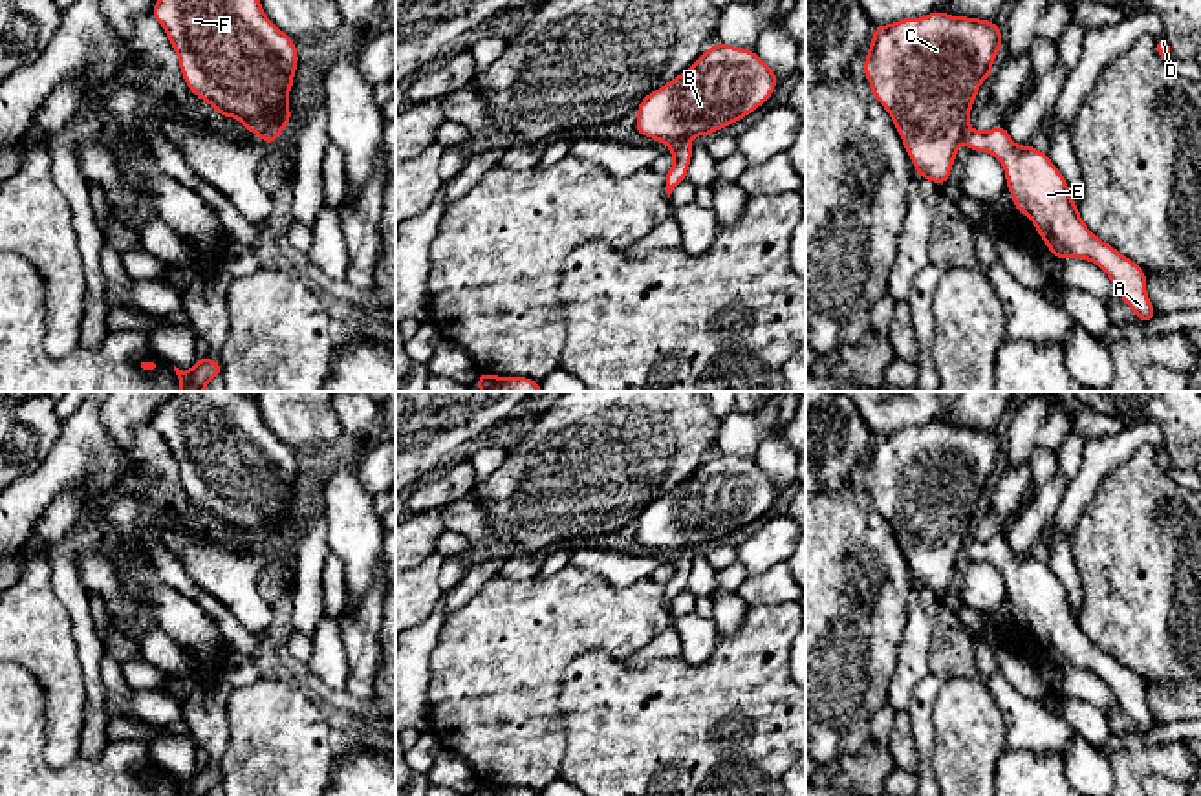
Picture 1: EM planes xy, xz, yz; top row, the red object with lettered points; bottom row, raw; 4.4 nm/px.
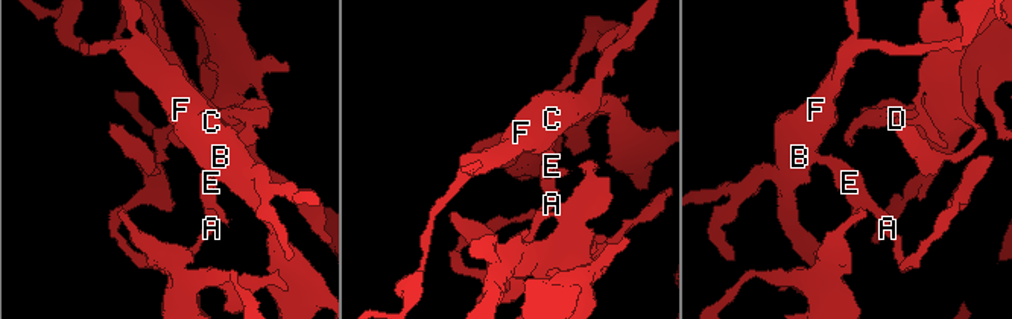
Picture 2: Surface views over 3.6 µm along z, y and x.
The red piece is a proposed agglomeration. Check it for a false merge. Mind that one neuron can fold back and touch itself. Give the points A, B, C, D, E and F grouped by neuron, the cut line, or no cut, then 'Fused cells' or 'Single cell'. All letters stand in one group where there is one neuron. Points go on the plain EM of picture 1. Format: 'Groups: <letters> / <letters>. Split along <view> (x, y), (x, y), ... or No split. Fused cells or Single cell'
Groups: A E / B C D F. Split along xy (279, 540), (266, 540), (260, 546). Fused cells

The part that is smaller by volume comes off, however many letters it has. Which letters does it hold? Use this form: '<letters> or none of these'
A, E

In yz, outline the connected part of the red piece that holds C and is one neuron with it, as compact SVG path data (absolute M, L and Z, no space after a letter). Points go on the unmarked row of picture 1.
M943 421L875 437L864 487L890 523L919 587L948 593L978 498L992 485L992 472L1001 457L1001 439L992 430L950 426Z

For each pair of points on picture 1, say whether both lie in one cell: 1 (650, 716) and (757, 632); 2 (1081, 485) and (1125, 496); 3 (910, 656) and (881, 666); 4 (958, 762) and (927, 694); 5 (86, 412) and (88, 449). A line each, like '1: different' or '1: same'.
1: same
2: different
3: different
4: different
5: same

